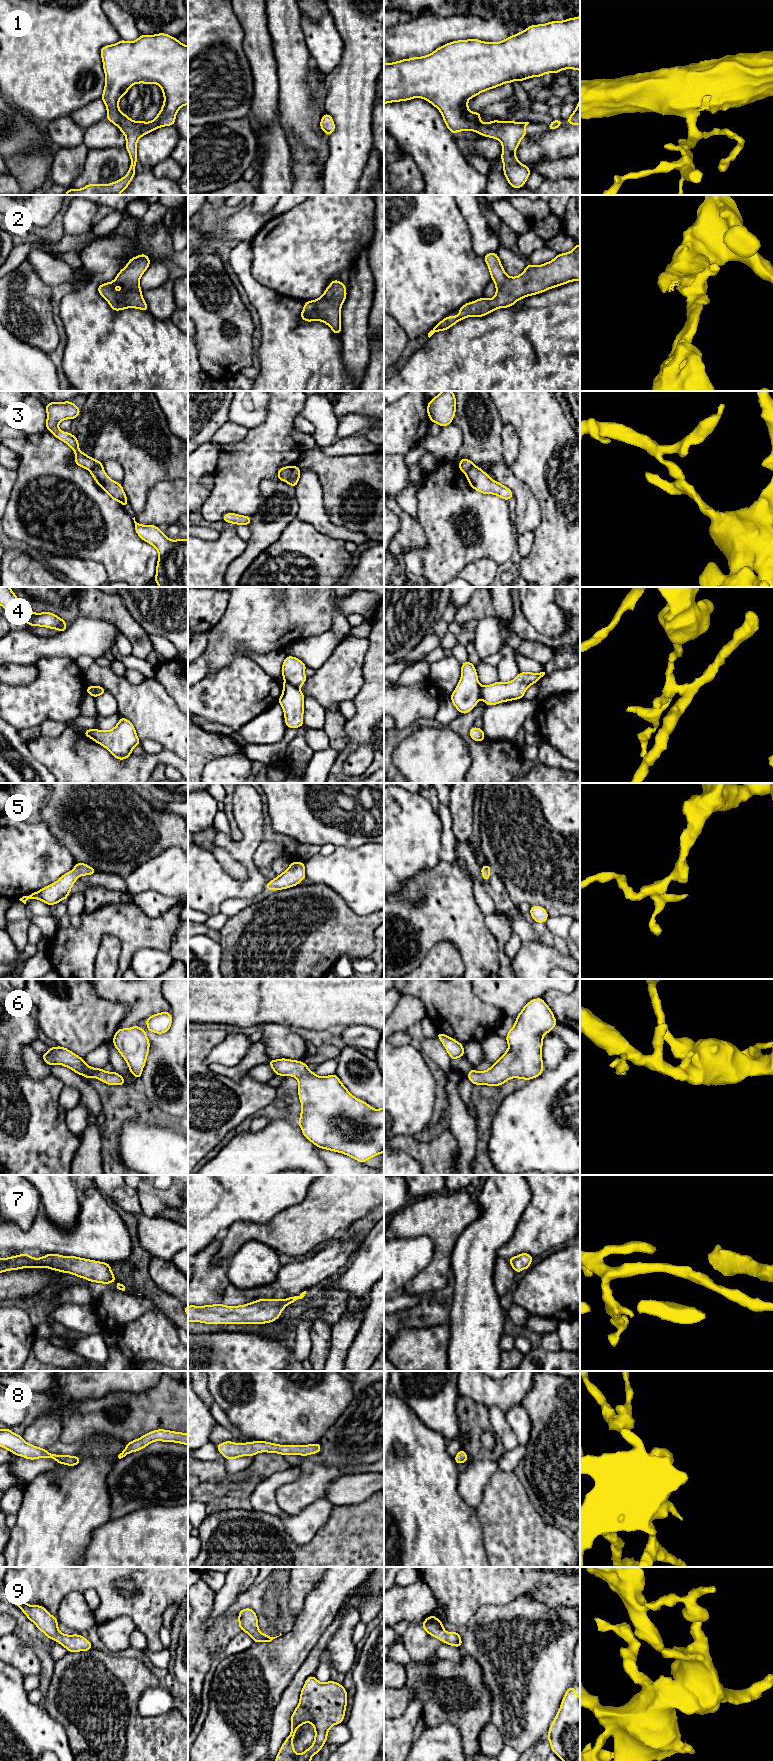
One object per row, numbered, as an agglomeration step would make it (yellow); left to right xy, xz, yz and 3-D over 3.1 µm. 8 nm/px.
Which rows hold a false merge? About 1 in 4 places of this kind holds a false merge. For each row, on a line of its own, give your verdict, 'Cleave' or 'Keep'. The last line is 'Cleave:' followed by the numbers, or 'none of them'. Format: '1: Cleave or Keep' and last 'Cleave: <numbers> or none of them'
1: Keep
2: Keep
3: Cleave
4: Cleave
5: Keep
6: Keep
7: Keep
8: Keep
9: Keep
Cleave: 3, 4

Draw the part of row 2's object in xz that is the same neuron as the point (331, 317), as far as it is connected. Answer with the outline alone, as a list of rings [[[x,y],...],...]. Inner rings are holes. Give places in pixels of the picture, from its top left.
[[[332,280],[320,298],[304,302],[301,319],[306,322],[322,321],[334,334],[340,335],[341,307],[347,297],[346,289],[340,280]]]

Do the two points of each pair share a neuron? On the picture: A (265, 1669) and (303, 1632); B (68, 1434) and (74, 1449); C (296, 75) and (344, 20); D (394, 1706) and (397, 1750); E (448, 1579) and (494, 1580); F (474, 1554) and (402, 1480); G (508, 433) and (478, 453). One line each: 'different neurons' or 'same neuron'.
A: same neuron
B: different neurons
C: different neurons
D: different neurons
E: same neuron
F: same neuron
G: different neurons

